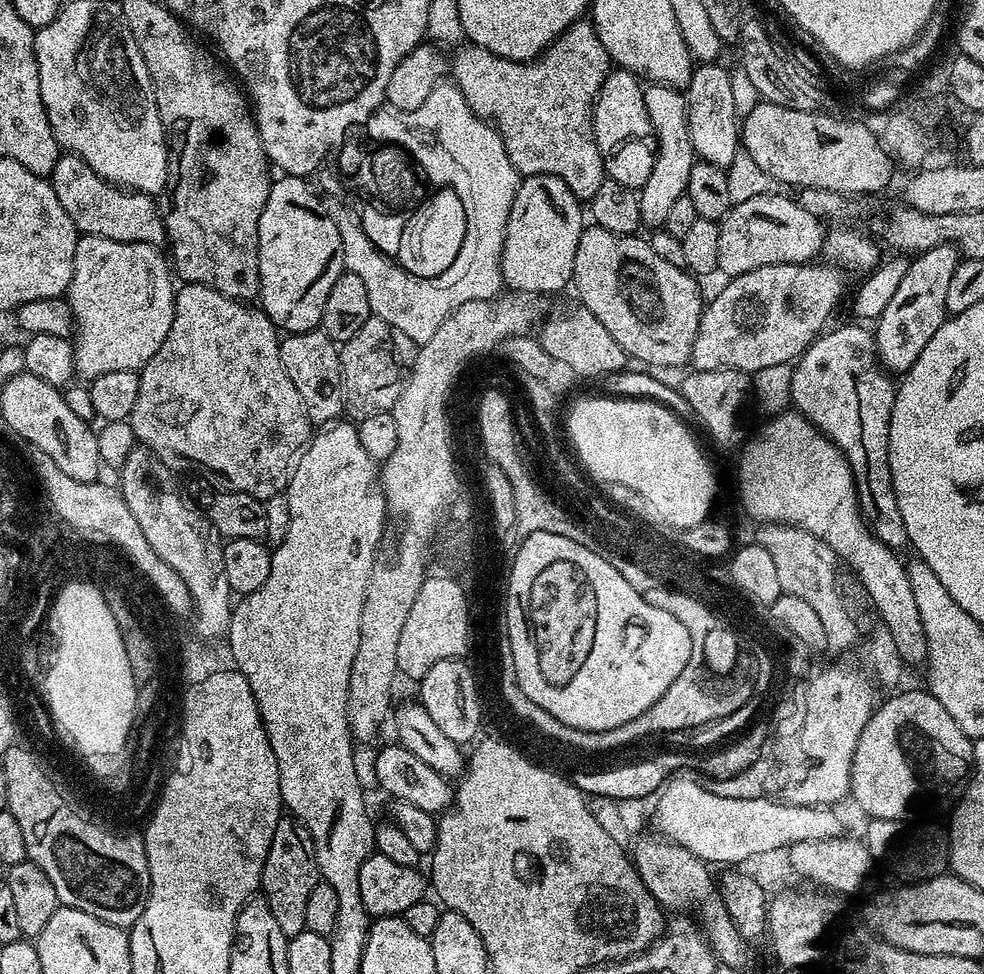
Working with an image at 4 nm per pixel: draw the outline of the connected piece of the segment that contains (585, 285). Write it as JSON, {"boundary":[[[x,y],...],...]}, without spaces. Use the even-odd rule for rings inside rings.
{"boundary":[[[585,227],[578,238],[578,254],[574,254],[571,287],[576,288],[576,296],[580,299],[577,301],[582,307],[590,310],[590,314],[594,314],[594,318],[598,318],[598,322],[610,330],[614,342],[618,342],[618,346],[622,346],[622,350],[626,350],[633,361],[641,360],[644,363],[641,365],[653,369],[680,368],[691,361],[700,313],[704,310],[706,300],[700,297],[697,277],[691,271],[672,266],[654,254],[647,239],[640,239],[639,235],[619,236],[605,228]]]}

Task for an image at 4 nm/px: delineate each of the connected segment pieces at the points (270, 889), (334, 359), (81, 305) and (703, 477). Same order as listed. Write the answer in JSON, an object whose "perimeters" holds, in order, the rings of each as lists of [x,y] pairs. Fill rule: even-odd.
{"perimeters":[[[[281,815],[278,826],[274,826],[274,838],[270,842],[270,850],[262,866],[260,892],[284,936],[291,938],[306,931],[306,902],[310,899],[314,886],[319,883],[320,871],[310,830],[306,830],[304,823],[295,816]]],[[[322,330],[293,332],[281,339],[280,357],[282,358],[282,366],[286,366],[286,374],[290,374],[290,382],[294,382],[298,394],[302,394],[302,402],[306,406],[306,414],[312,419],[313,425],[327,426],[339,421],[345,415],[344,383],[342,382],[340,349],[337,341],[331,340]]],[[[81,235],[77,239],[74,274],[66,293],[74,321],[72,354],[77,377],[85,376],[85,381],[91,382],[102,374],[110,374],[110,370],[135,372],[143,368],[146,362],[150,362],[150,358],[158,354],[158,346],[166,342],[166,334],[170,334],[170,326],[174,322],[176,292],[172,288],[174,276],[170,271],[169,261],[165,253],[160,251],[154,244],[114,242],[101,236]]],[[[592,394],[592,403],[580,404],[571,418],[572,436],[575,437],[576,444],[579,444],[580,455],[583,456],[587,469],[592,469],[592,472],[605,479],[631,484],[632,488],[651,500],[653,507],[667,516],[674,525],[694,527],[696,521],[707,511],[708,502],[717,503],[718,494],[716,476],[688,427],[670,409],[652,400],[629,400],[599,394]]]]}

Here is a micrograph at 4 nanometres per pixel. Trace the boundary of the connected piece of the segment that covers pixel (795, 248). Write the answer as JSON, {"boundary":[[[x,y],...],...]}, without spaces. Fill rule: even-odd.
{"boundary":[[[780,192],[768,193],[766,195],[759,195],[750,198],[749,201],[733,204],[730,211],[724,216],[724,219],[718,224],[718,262],[715,267],[725,272],[728,278],[737,276],[738,274],[746,274],[750,270],[758,270],[758,266],[770,266],[771,264],[807,264],[815,261],[821,255],[824,246],[824,237],[826,235],[826,228],[823,228],[821,219],[810,214],[808,210],[804,210],[797,199],[786,198]]]}

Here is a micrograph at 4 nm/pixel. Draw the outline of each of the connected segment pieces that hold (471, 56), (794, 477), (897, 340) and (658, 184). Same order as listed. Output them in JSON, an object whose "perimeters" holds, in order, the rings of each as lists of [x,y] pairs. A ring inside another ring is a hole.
{"perimeters":[[[[587,19],[577,20],[541,56],[527,62],[507,60],[498,54],[490,54],[485,48],[464,47],[455,49],[451,79],[472,107],[472,113],[496,125],[516,171],[521,177],[550,174],[562,178],[580,201],[591,202],[606,178],[602,154],[594,138],[592,108],[610,71],[608,52],[598,38],[596,27]]],[[[785,410],[775,413],[760,428],[760,433],[743,445],[744,453],[740,456],[740,469],[736,480],[740,483],[740,500],[744,508],[759,522],[769,524],[788,524],[792,528],[801,528],[814,538],[822,538],[826,546],[841,561],[852,567],[857,578],[864,586],[864,592],[872,599],[876,612],[880,615],[883,631],[890,634],[892,647],[898,650],[905,665],[923,665],[928,659],[926,630],[922,630],[922,616],[918,614],[918,601],[914,599],[914,590],[910,587],[910,578],[905,561],[899,560],[897,553],[883,544],[875,532],[868,526],[864,513],[860,510],[860,500],[856,496],[856,473],[850,470],[848,459],[829,436],[806,419],[801,412]]],[[[939,244],[919,253],[909,263],[906,274],[902,274],[902,282],[898,282],[897,292],[874,322],[876,357],[880,360],[881,368],[892,374],[906,373],[910,366],[914,366],[918,354],[926,350],[926,342],[934,338],[949,315],[946,310],[946,289],[950,286],[950,274],[954,274],[961,259],[953,245]]],[[[649,83],[645,87],[644,97],[646,98],[646,114],[650,114],[650,122],[656,131],[656,161],[654,170],[650,170],[650,178],[646,178],[646,186],[638,189],[642,210],[640,222],[644,226],[648,224],[662,226],[674,202],[678,202],[678,198],[682,198],[687,193],[690,170],[696,164],[698,157],[690,142],[688,102],[685,93],[679,88]]]]}

